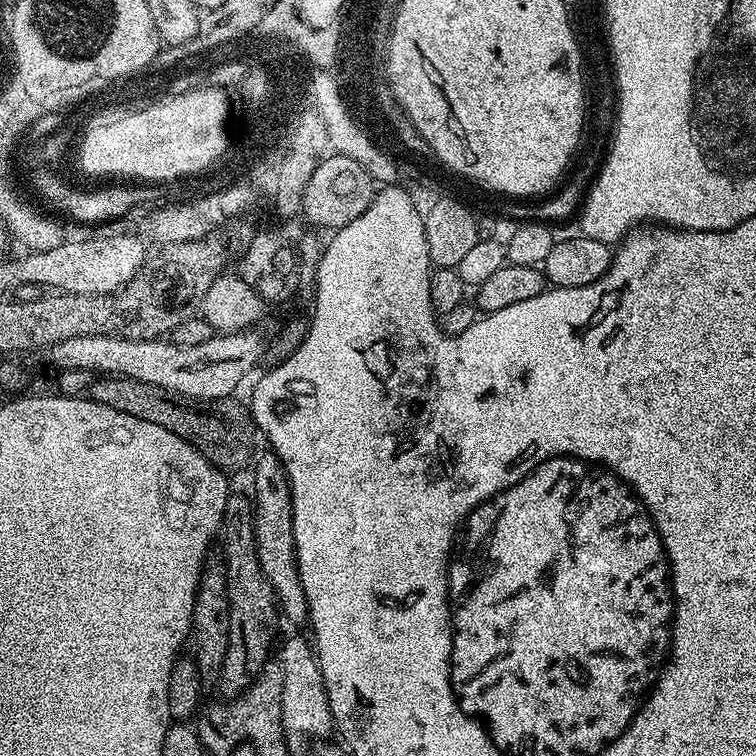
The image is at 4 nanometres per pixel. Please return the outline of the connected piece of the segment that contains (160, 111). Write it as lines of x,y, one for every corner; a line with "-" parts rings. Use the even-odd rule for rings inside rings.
216,90
208,92
196,92
190,96
184,96
180,91
172,92
172,95
163,95
157,105
142,114
136,114
132,118
126,118
118,124
93,124
88,128
89,132
79,137
80,168
88,176
122,176
135,178
142,182
145,176
174,176
180,172
190,172
206,166
214,156
220,154
224,148
224,121
226,104
224,96

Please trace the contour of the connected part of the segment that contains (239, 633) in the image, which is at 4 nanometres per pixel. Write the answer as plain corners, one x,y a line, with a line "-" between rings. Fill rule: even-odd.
229,495
218,533
219,539
221,541
224,539
222,563
226,574
226,582
228,583
228,609
230,610
228,649
224,659
224,668
220,671
218,688
219,691
224,691
228,695
225,697
228,698
235,697
237,694
246,691
256,681
257,676
260,674
260,669
270,658
271,652
268,651
272,648
272,639
276,636
276,620
278,621
278,608
274,603
272,587
266,578
266,574
262,574
262,566
258,562
258,554
256,553
256,539
254,538
254,526
252,525
254,504
247,495
245,496

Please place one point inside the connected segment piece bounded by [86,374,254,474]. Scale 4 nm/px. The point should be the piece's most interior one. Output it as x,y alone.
221,430

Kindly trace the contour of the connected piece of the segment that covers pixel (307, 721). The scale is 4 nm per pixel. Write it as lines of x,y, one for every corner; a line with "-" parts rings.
290,637
282,646
278,659
282,666
283,672
283,688
282,688
282,722
284,730
284,739
288,744
288,748
294,754
300,753
310,742
325,739
329,730
333,729
331,701
326,685
324,673
319,666
319,660
316,659
315,651
308,643
298,637

